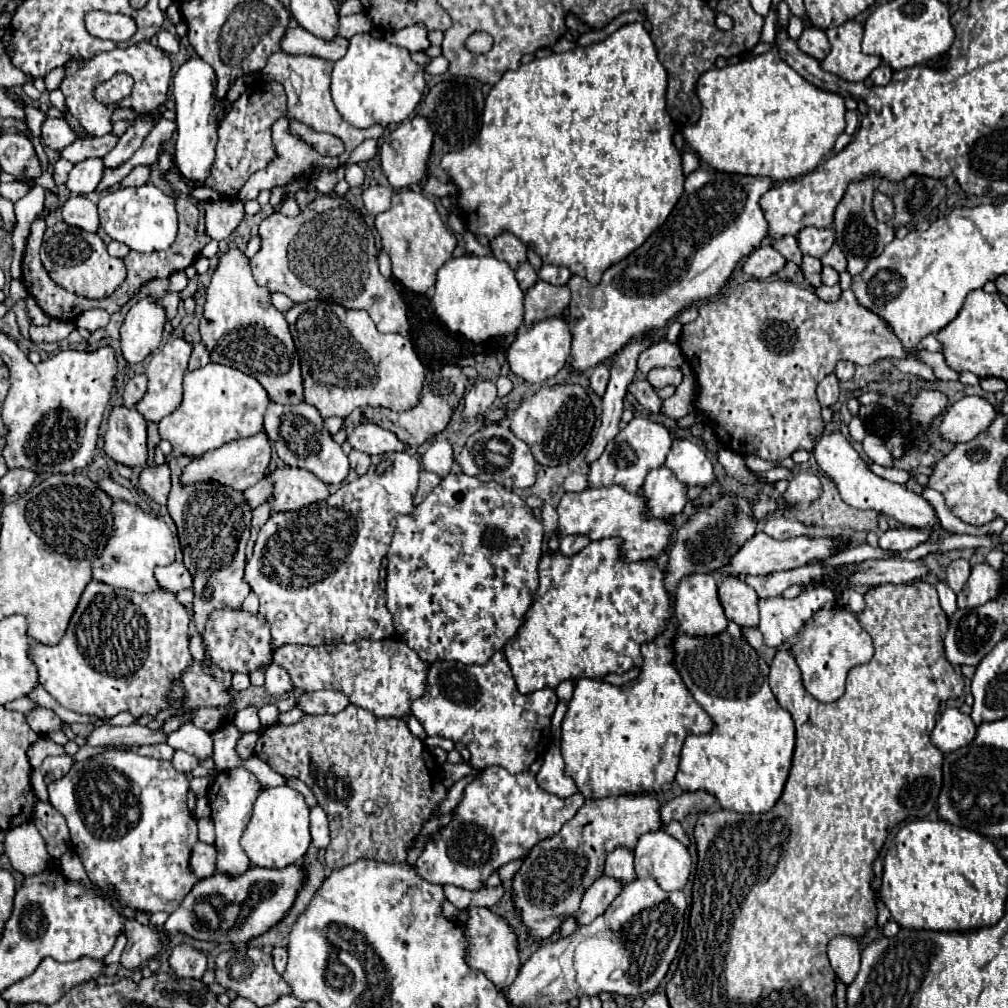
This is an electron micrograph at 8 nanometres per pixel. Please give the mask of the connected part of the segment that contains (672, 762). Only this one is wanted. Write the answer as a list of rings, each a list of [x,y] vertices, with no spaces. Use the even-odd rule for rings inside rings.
[[[671,618],[663,636],[659,636],[651,644],[641,646],[645,664],[637,680],[625,686],[613,686],[609,682],[591,680],[591,678],[581,678],[575,682],[575,692],[567,706],[567,714],[561,726],[561,754],[565,760],[565,774],[569,774],[569,778],[575,780],[579,792],[585,798],[667,792],[677,772],[679,752],[685,736],[705,734],[713,728],[711,718],[693,700],[681,676],[671,666],[671,660],[673,660],[671,638],[675,632],[677,632],[677,620]]]

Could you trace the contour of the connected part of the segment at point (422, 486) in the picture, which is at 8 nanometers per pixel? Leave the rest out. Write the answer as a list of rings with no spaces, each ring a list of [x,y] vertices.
[[[423,470],[421,472],[421,478],[419,478],[419,488],[417,488],[417,494],[415,494],[415,504],[421,504],[427,494],[441,482],[441,478],[435,474],[435,472],[427,472]]]

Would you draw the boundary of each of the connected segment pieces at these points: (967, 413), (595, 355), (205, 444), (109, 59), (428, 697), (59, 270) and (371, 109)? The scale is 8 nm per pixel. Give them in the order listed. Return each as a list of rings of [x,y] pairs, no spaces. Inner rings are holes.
[[[965,396],[945,410],[939,434],[951,444],[967,442],[983,432],[991,424],[995,414],[997,410],[985,398]]]
[[[705,168],[695,170],[687,176],[685,192],[665,224],[657,228],[647,238],[647,242],[631,252],[625,260],[607,268],[597,286],[591,286],[585,278],[571,276],[571,280],[567,282],[573,294],[567,318],[573,336],[571,370],[577,374],[595,368],[599,362],[615,356],[615,352],[619,352],[629,340],[663,328],[667,320],[671,320],[683,308],[691,306],[697,300],[705,300],[707,296],[715,296],[727,282],[739,260],[761,246],[761,240],[767,236],[769,222],[765,222],[759,200],[765,192],[777,186],[781,186],[781,182],[767,176],[739,176]]]
[[[209,362],[203,368],[185,374],[181,406],[159,422],[161,440],[169,440],[175,454],[201,456],[231,440],[255,436],[263,428],[263,414],[269,396],[265,388],[249,374],[231,366]]]
[[[139,42],[139,44],[131,44],[125,50],[117,48],[117,50],[101,52],[93,58],[87,58],[87,60],[85,58],[71,58],[65,64],[65,78],[61,82],[61,90],[65,94],[69,112],[81,122],[81,126],[87,130],[87,134],[105,136],[113,130],[111,116],[113,116],[115,110],[131,108],[139,114],[145,114],[145,112],[153,110],[155,106],[165,102],[169,82],[171,82],[171,60],[169,60],[169,56],[159,46],[153,46],[151,42]],[[121,72],[129,74],[135,82],[129,98],[123,98],[121,102],[115,102],[115,104],[109,104],[109,106],[105,106],[103,102],[97,102],[97,98],[93,98],[93,90],[101,82],[107,82],[109,78],[113,78],[115,74],[121,74]]]
[[[503,652],[493,654],[493,658],[485,666],[467,666],[459,662],[433,662],[427,676],[427,692],[423,698],[411,704],[411,714],[421,722],[429,736],[443,736],[453,742],[463,744],[471,752],[469,764],[477,770],[485,770],[489,766],[501,766],[511,774],[519,774],[527,770],[539,756],[543,756],[545,748],[551,742],[551,716],[555,712],[559,698],[555,690],[543,688],[533,694],[521,696],[511,668],[505,660]]]
[[[57,222],[45,230],[41,262],[57,286],[83,298],[107,298],[125,280],[123,260],[107,254],[107,246],[101,236],[69,226],[67,222]]]
[[[357,34],[349,40],[349,48],[347,54],[335,62],[333,68],[333,78],[331,78],[331,94],[333,94],[333,102],[339,110],[339,114],[353,126],[357,128],[369,128],[373,124],[399,124],[403,122],[421,102],[423,90],[425,90],[425,70],[423,66],[419,66],[413,58],[411,52],[407,48],[401,46],[393,46],[385,40],[375,40],[369,34]]]

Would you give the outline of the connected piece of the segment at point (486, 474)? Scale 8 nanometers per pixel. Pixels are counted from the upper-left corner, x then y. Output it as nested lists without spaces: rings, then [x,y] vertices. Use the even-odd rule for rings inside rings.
[[[491,424],[487,428],[481,428],[479,432],[471,434],[465,448],[457,456],[457,462],[461,464],[461,468],[463,468],[463,472],[467,476],[475,476],[475,478],[479,478],[483,482],[493,480],[493,482],[497,482],[497,484],[501,484],[505,488],[529,488],[529,486],[535,484],[535,476],[537,476],[537,460],[533,458],[533,452],[529,450],[529,446],[525,442],[521,442],[511,432],[511,428],[507,428],[503,424]],[[493,438],[497,438],[497,440],[501,440],[501,442],[505,442],[509,446],[507,456],[503,456],[503,454],[495,456],[485,448],[485,442],[489,442]]]

